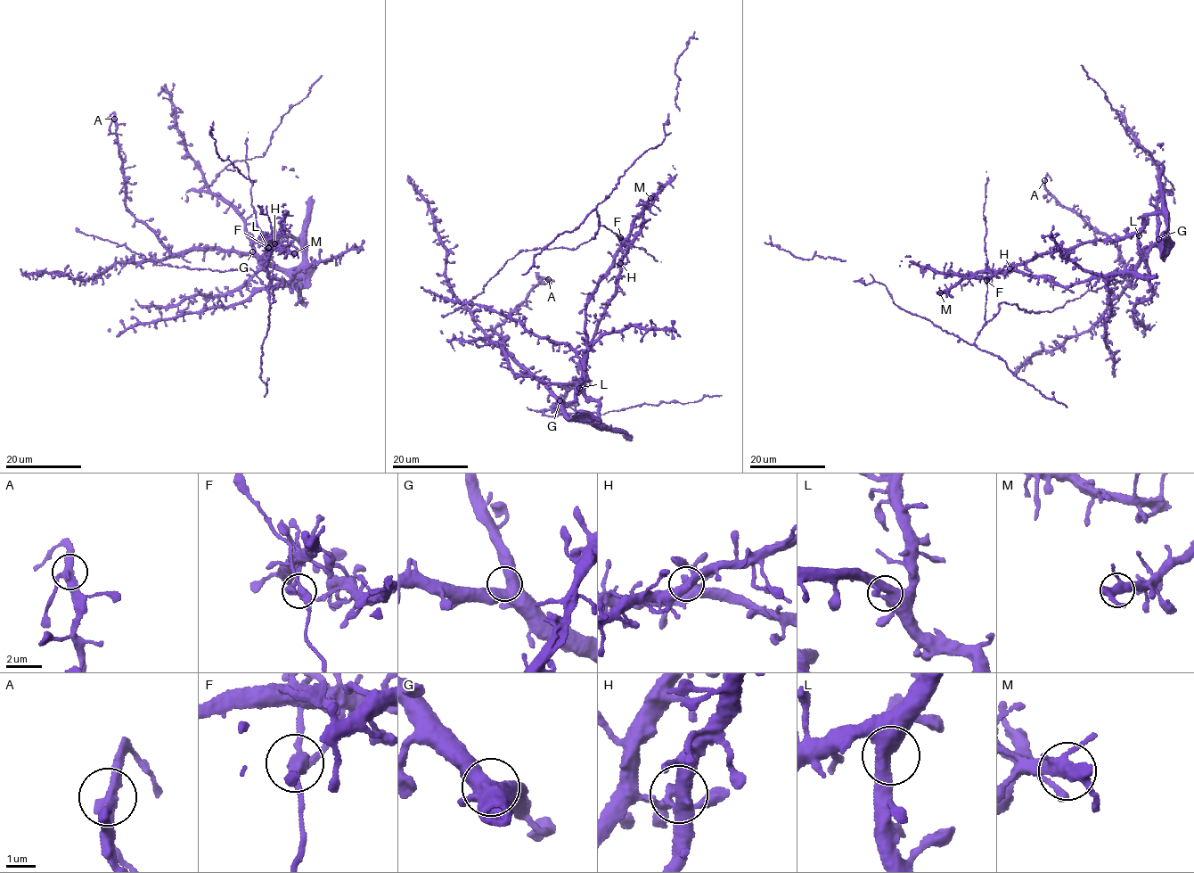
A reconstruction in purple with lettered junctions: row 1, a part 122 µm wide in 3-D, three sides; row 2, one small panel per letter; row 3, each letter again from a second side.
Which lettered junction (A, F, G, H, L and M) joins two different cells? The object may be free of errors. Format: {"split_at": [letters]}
{"split_at": []}

